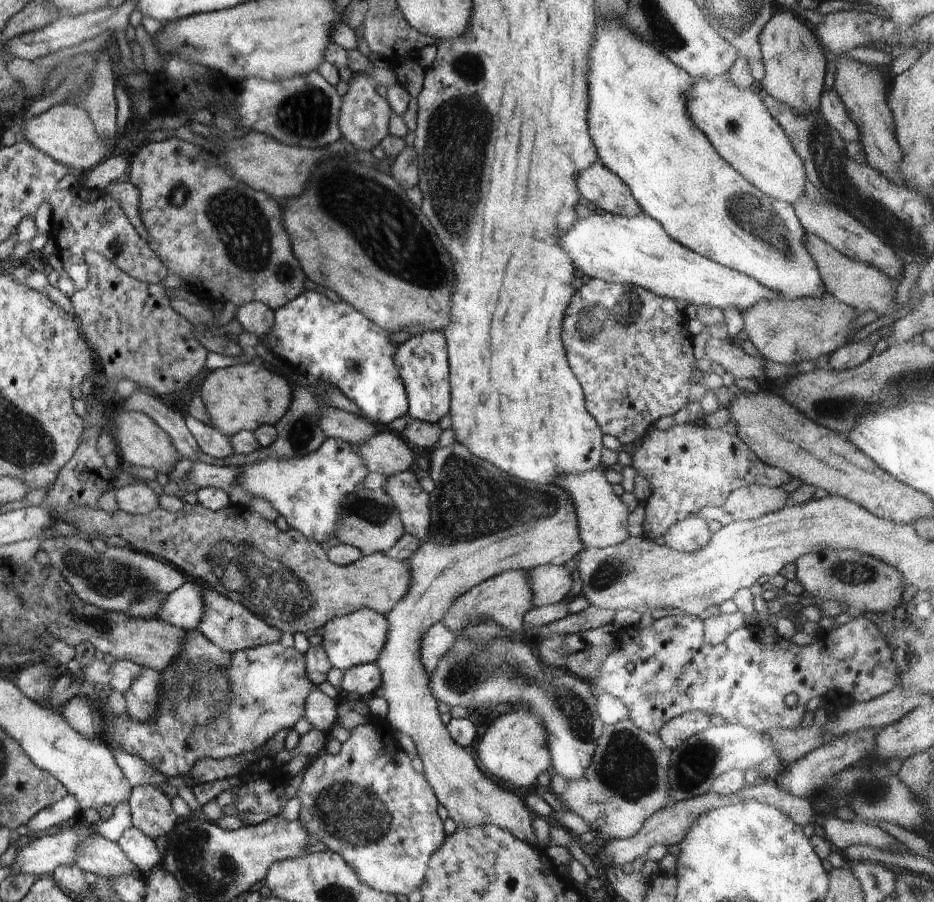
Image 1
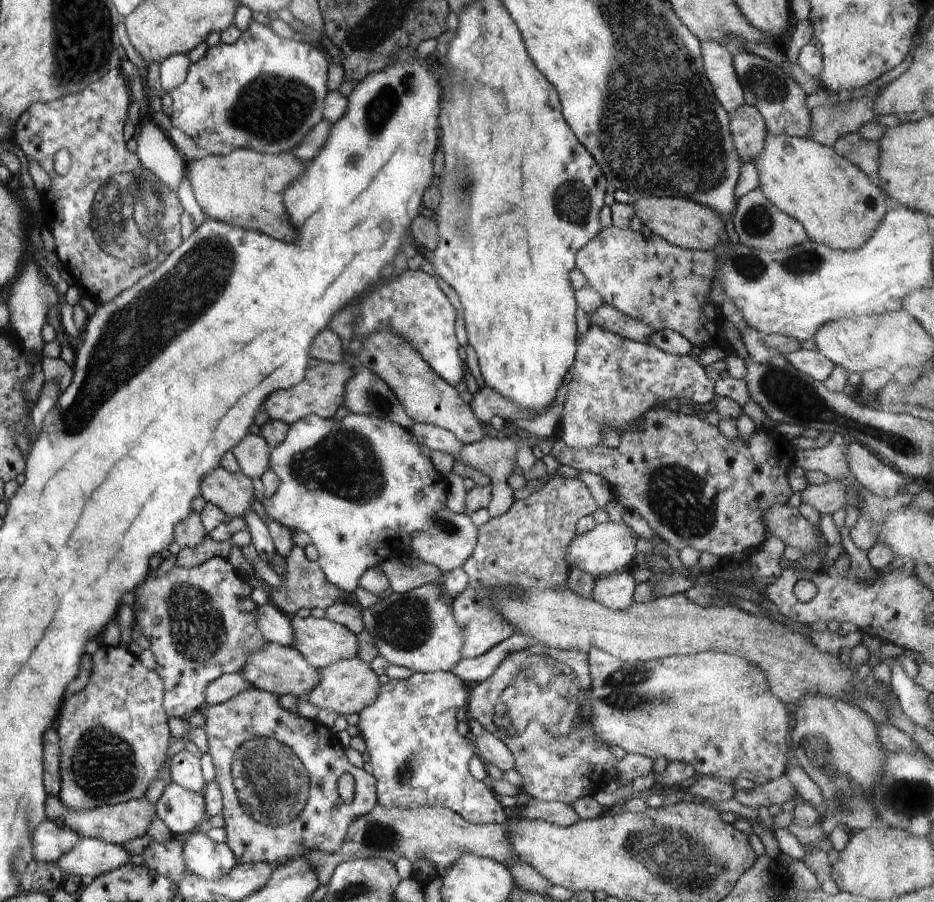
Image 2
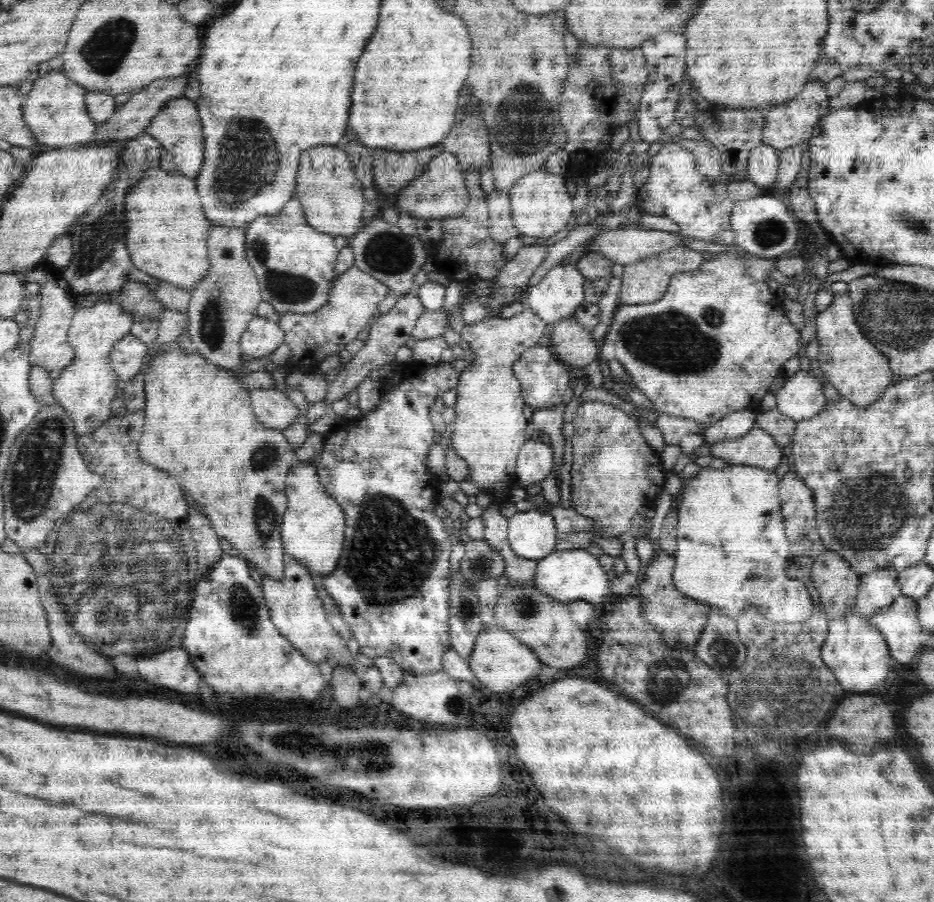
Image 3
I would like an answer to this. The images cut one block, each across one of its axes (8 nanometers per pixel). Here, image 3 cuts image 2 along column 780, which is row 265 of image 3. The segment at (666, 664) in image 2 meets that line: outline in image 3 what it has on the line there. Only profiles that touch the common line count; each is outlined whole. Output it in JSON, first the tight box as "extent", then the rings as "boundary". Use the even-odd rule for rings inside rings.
{"extent":[599,252,801,427],"boundary":[[[727,252],[714,254],[710,260],[704,260],[698,271],[677,273],[671,279],[670,286],[664,292],[664,297],[661,300],[647,304],[621,305],[613,316],[613,321],[604,337],[603,346],[599,348],[599,353],[606,360],[619,360],[635,387],[640,388],[652,402],[653,410],[657,414],[681,416],[695,420],[704,427],[709,427],[713,422],[744,408],[751,409],[752,414],[759,412],[764,396],[770,393],[772,381],[782,374],[784,364],[790,358],[798,355],[798,349],[801,346],[801,333],[790,323],[784,313],[783,304],[774,298],[772,290],[766,284],[766,280],[770,279],[770,272],[778,268],[776,264],[777,259],[764,259],[760,256],[750,255],[748,252],[744,256]]]}

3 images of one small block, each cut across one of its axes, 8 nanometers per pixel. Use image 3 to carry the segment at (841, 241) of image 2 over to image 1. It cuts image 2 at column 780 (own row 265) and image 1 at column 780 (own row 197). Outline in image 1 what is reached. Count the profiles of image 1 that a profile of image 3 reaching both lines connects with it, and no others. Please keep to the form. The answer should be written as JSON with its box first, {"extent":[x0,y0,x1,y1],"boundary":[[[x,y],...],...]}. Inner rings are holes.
{"extent":[686,75,808,206],"boundary":[[[728,75],[714,80],[694,79],[686,108],[692,122],[708,136],[716,152],[764,194],[794,206],[804,196],[808,180],[802,159],[782,127],[762,102],[762,94],[742,89]]]}

